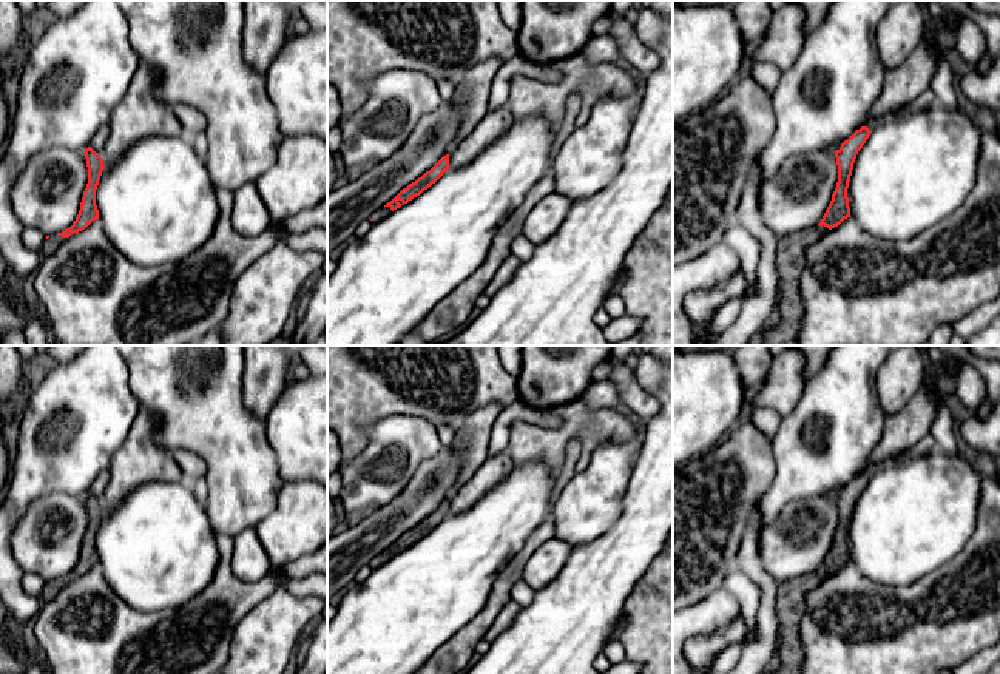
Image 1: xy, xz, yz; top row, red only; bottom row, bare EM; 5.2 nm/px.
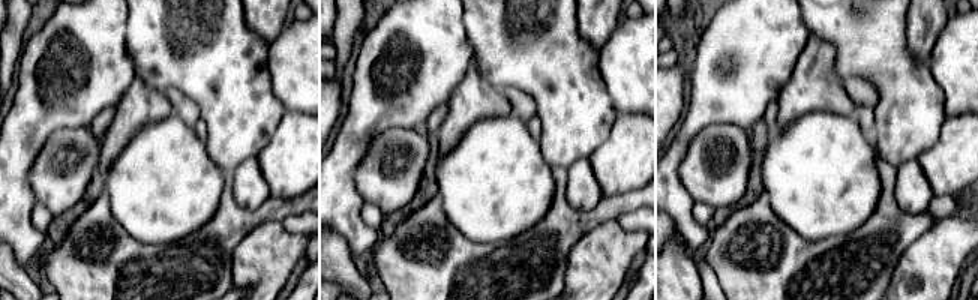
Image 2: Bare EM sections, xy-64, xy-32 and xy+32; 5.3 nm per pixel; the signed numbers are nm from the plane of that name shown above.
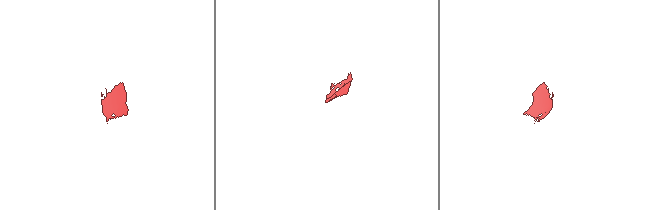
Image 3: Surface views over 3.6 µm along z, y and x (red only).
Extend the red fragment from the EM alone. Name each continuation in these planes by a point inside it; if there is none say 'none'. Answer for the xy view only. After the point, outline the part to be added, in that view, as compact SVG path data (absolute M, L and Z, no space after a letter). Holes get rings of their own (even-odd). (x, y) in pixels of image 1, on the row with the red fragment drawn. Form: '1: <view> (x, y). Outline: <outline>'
1: xy (51, 244). Outline: M57 234L49 236L49 238L45 241L45 244L43 244L40 254L42 254L42 256L51 256L51 254L54 254L54 251L57 250L57 247L59 247L65 239L66 239L66 238L62 238L62 236L57 236Z

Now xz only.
1: xz (383, 212). Outline: M381 207L380 210L377 210L377 211L370 216L370 219L372 219L372 222L375 224L375 222L384 219L389 213L392 213L390 207Z

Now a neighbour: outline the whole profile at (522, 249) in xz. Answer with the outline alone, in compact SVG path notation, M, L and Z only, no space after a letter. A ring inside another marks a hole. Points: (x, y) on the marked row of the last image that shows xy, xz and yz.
M520 234L512 242L511 254L523 262L534 254L534 250L535 250L535 244L526 239L523 234Z

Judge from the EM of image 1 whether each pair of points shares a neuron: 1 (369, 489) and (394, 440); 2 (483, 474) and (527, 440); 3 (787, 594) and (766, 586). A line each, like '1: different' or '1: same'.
1: same
2: different
3: different

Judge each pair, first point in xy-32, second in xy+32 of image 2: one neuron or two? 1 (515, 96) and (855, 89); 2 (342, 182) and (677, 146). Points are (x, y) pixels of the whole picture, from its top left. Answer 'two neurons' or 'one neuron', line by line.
1: one neuron
2: one neuron

